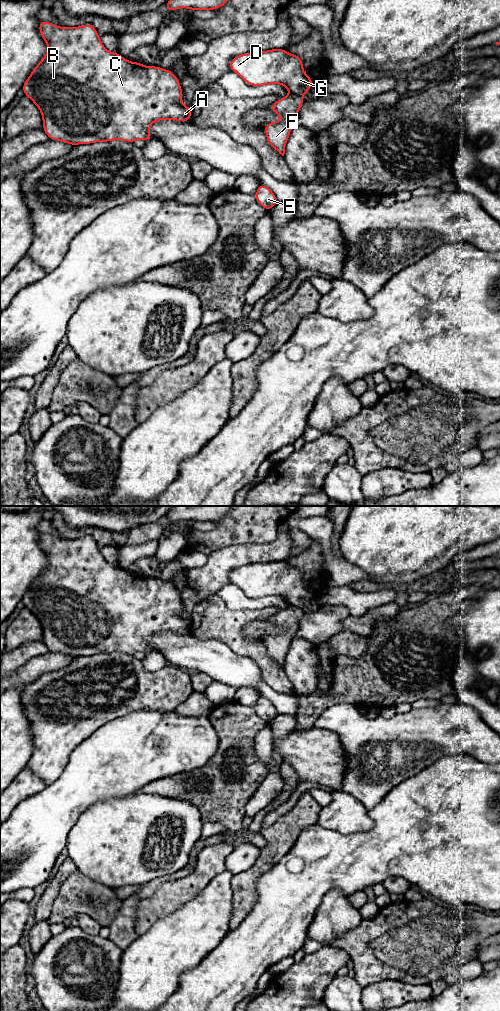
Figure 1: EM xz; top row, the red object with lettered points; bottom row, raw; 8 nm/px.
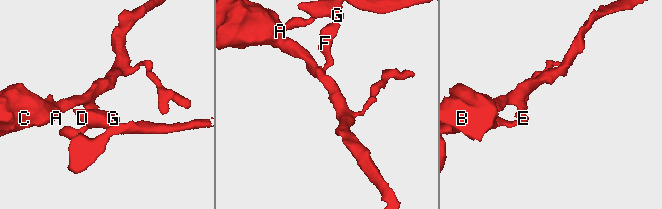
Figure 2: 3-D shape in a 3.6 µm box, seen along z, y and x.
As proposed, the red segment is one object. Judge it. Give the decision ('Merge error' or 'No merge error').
Merge error

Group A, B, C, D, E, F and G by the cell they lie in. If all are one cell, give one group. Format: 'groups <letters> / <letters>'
groups A B C E F / D G

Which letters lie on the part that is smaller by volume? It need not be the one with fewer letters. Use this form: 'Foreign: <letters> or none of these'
Foreign: D, G

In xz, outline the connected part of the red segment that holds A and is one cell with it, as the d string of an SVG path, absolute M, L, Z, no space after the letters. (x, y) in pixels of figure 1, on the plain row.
M40 532L39 544L41 549L47 556L48 562L45 568L40 572L36 579L31 583L31 587L24 594L22 602L25 608L30 610L33 615L39 620L42 631L42 641L51 652L62 653L70 657L92 656L96 654L109 654L112 652L122 652L125 654L135 654L136 652L148 653L152 651L149 639L160 632L175 632L175 633L191 633L191 618L184 618L181 613L183 604L180 594L176 587L170 583L156 578L145 578L139 574L126 572L119 565L109 564L102 556L100 547L95 539L88 535L79 539L60 539L48 533Z

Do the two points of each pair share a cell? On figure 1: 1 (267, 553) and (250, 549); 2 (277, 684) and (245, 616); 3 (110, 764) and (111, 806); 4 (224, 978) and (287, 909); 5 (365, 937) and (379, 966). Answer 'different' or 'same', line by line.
1: same
2: same
3: different
4: same
5: same

